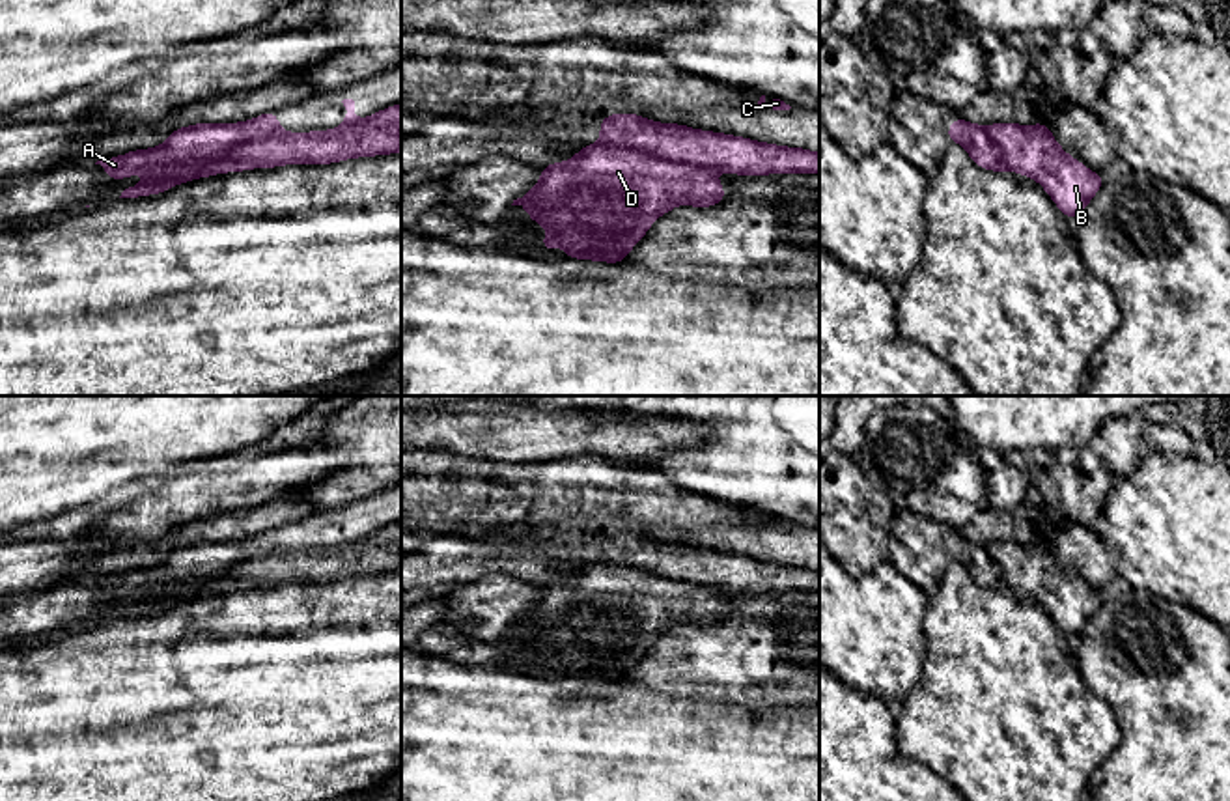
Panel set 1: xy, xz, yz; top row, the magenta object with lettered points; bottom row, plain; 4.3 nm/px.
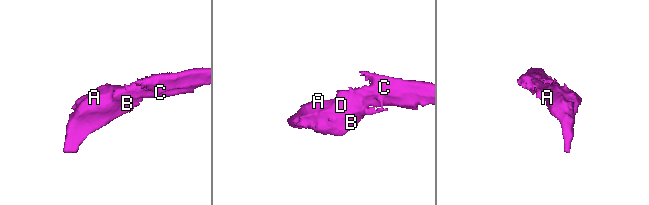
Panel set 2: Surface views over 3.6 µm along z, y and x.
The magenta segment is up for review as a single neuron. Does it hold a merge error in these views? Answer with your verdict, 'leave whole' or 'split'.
split

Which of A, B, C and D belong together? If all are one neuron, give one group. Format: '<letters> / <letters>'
A B D / C

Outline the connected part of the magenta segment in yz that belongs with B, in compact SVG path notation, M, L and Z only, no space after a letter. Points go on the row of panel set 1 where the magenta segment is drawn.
M991 123L987 134L1000 148L1006 170L1034 177L1056 207L1075 220L1103 187L1101 174L1071 159L1053 138L1047 123L1021 127Z

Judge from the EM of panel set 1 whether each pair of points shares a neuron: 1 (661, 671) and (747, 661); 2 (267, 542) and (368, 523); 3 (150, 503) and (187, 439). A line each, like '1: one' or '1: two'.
1: one
2: one
3: two

